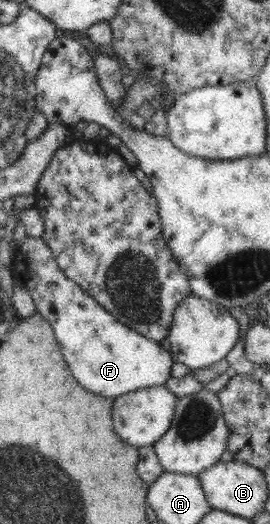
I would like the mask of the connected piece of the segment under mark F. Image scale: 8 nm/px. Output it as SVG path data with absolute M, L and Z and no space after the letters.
M28 234L26 239L17 245L16 251L24 255L30 273L37 271L37 278L27 282L25 287L33 298L36 312L40 313L52 325L56 340L60 344L59 349L69 371L82 388L114 400L123 394L135 392L135 390L162 386L171 377L171 368L175 363L171 352L166 351L160 343L124 326L73 280L70 280L60 270L54 254L42 238L32 237Z

